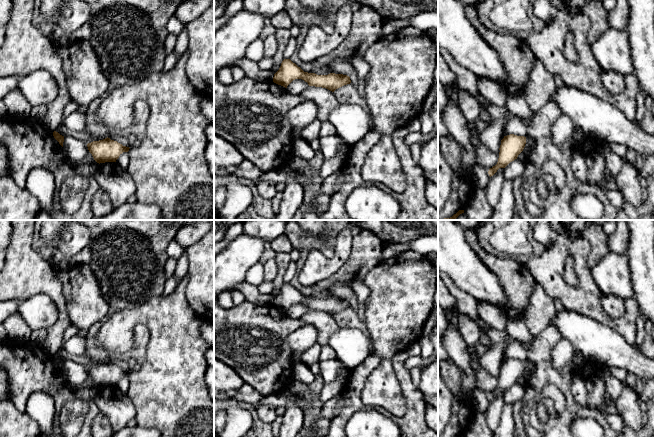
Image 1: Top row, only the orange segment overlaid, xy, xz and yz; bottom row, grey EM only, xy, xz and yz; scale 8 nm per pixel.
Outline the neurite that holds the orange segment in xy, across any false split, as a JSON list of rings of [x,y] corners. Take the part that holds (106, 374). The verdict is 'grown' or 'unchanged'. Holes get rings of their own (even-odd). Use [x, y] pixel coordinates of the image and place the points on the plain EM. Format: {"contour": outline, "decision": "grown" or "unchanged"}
{"contour": [[[105,362],[87,368],[89,376],[97,387],[116,386],[123,376],[128,376],[129,371],[123,370],[117,365]]], "decision": "unchanged"}

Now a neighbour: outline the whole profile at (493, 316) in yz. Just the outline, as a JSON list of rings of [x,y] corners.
[[[477,301],[477,311],[479,319],[483,320],[491,327],[499,330],[506,331],[507,316],[498,308],[491,304]]]

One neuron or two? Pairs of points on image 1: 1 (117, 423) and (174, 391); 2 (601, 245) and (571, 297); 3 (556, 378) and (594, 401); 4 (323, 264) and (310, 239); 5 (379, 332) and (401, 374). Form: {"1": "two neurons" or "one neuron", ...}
{"1": "two neurons", "2": "two neurons", "3": "two neurons", "4": "two neurons", "5": "two neurons"}

